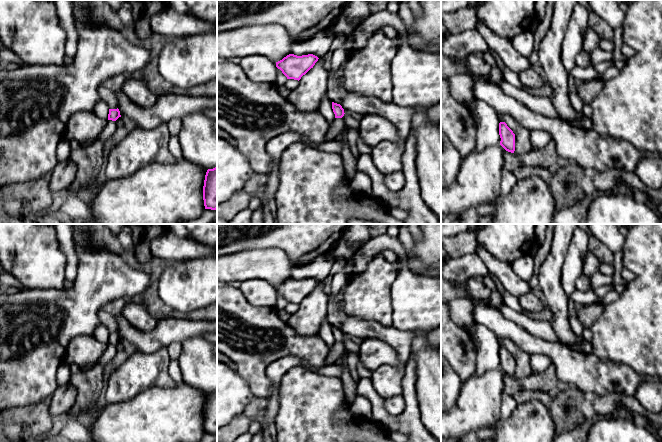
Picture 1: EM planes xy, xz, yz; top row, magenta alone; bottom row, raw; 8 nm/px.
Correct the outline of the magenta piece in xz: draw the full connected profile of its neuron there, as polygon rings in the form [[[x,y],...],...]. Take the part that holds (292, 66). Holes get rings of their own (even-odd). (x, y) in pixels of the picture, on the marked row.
[[[289,54],[282,60],[276,62],[276,67],[282,71],[287,79],[300,80],[318,61],[313,54],[297,56]]]

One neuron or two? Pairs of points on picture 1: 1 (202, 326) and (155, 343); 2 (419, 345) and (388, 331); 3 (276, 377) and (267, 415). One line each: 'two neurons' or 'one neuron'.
1: one neuron
2: two neurons
3: one neuron

